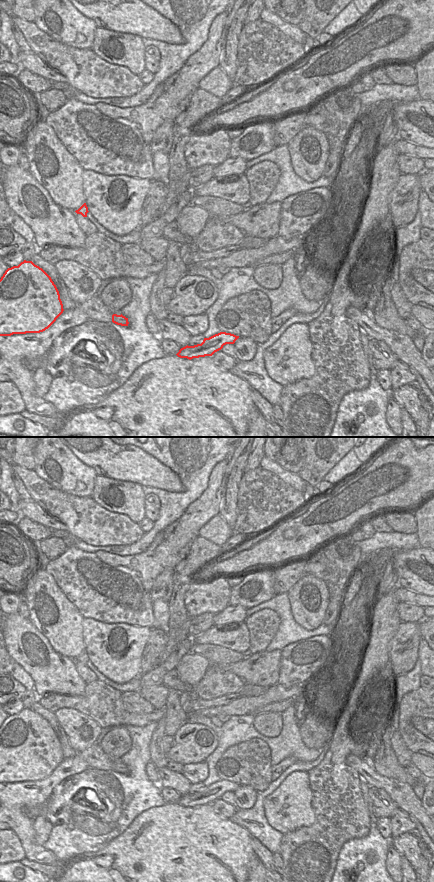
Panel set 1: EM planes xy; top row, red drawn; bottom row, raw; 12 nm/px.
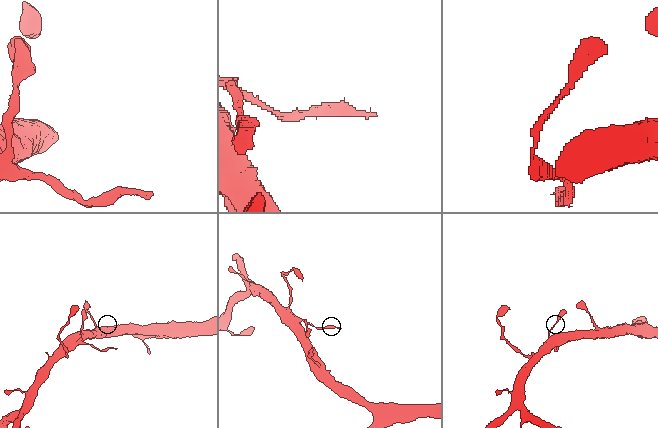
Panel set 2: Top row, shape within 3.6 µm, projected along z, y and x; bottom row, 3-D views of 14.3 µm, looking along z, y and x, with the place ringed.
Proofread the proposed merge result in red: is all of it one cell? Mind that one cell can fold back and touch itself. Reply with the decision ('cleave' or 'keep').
cleave

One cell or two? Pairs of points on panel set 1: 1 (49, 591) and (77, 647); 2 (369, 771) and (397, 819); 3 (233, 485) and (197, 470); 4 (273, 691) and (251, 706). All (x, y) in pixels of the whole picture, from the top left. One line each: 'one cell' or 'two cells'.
1: one cell
2: two cells
3: two cells
4: one cell

